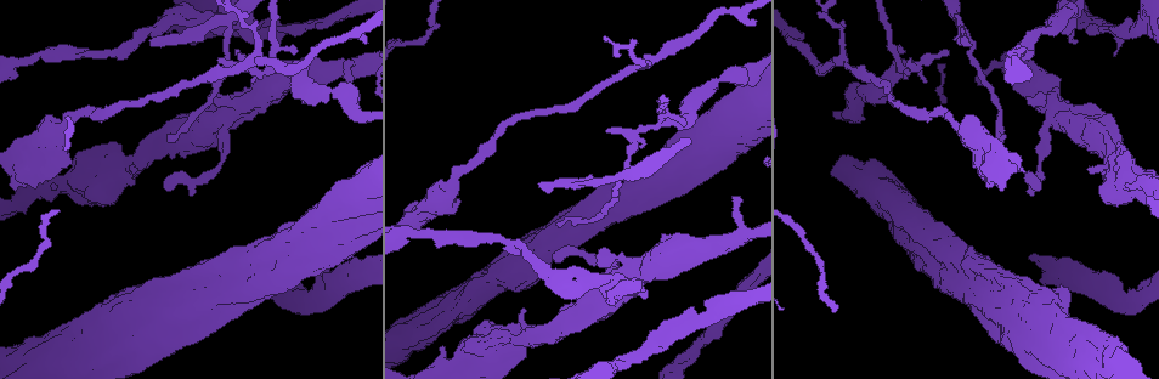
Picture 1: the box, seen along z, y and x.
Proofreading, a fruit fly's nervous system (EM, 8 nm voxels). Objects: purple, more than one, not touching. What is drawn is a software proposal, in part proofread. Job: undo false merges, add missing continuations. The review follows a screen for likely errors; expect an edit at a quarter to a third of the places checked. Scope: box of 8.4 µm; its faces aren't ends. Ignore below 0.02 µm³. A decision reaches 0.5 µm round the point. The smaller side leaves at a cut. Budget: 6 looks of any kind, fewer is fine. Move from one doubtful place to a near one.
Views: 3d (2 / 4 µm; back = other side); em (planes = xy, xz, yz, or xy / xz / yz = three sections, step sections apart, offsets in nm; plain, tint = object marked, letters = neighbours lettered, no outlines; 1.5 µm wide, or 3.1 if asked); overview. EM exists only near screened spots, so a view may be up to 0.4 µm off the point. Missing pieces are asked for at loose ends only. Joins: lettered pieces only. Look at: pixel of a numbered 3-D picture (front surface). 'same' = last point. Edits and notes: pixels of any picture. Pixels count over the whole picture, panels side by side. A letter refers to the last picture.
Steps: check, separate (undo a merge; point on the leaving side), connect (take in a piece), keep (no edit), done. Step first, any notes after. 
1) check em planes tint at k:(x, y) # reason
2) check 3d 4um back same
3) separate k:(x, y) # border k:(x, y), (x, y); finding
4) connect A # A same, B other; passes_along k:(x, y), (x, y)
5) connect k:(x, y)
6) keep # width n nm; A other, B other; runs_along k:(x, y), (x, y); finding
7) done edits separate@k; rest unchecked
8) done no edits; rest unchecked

check em planes letters at 1:(842, 58) # two arms in line, one across

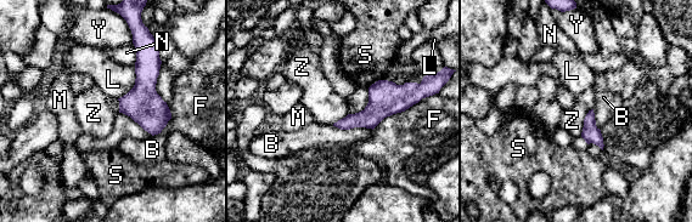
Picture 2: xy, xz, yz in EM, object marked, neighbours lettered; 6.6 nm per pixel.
keep # longest_contact F 500 nm; B other, F other, L other, M other, N other, S other, Y other, Z other; runs_along 2:(440, 75), (339, 124); continuous, no second neuron

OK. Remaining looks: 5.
check 3d 2um at 1:(717, 78) # thin neck

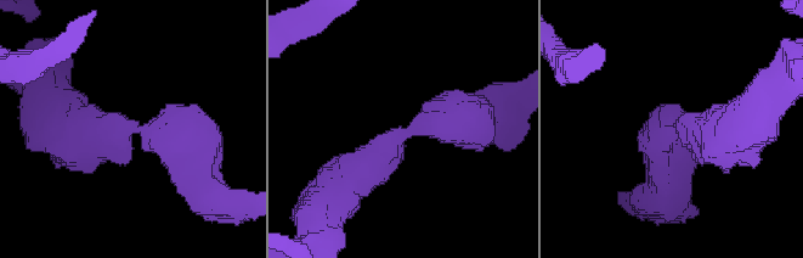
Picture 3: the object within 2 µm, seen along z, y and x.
check em planes letters at 3:(135, 129) # arm_widths 300, 360 nm; need the tissue

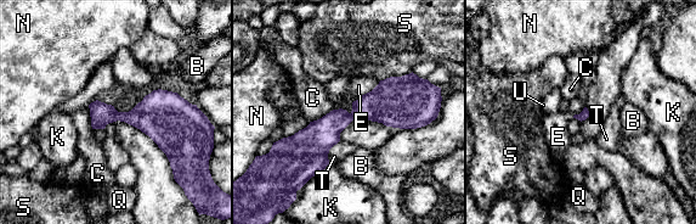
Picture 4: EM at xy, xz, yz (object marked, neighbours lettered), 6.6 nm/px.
keep # width 60 nm; B other, C other, E other, K other, N other, Q other, S other, T other, U other; runs_along 4:(422, 110), (361, 110), (312, 144), (282, 144); all the same neuron

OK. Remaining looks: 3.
check 3d 2um at 1:(1088, 33) # branch stops here

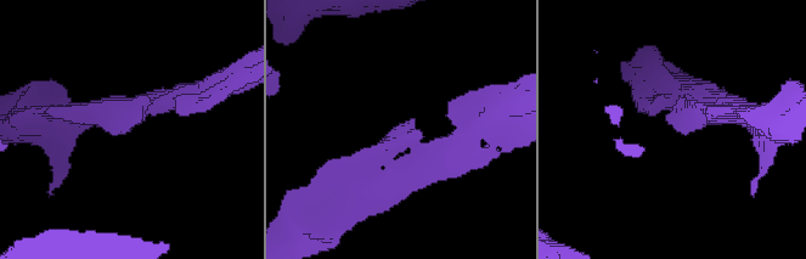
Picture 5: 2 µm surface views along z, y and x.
check em planes letters at 5:(140, 118) # shape alone is not enough

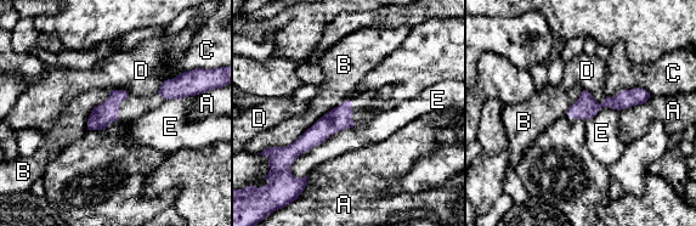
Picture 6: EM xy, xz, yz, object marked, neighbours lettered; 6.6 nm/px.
keep # A other, B other, C other, D other, E other; runs_along 6:(348, 103), (316, 135), (287, 152); no lettered piece goes on from it

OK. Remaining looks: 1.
done no edits; rest unchecked

